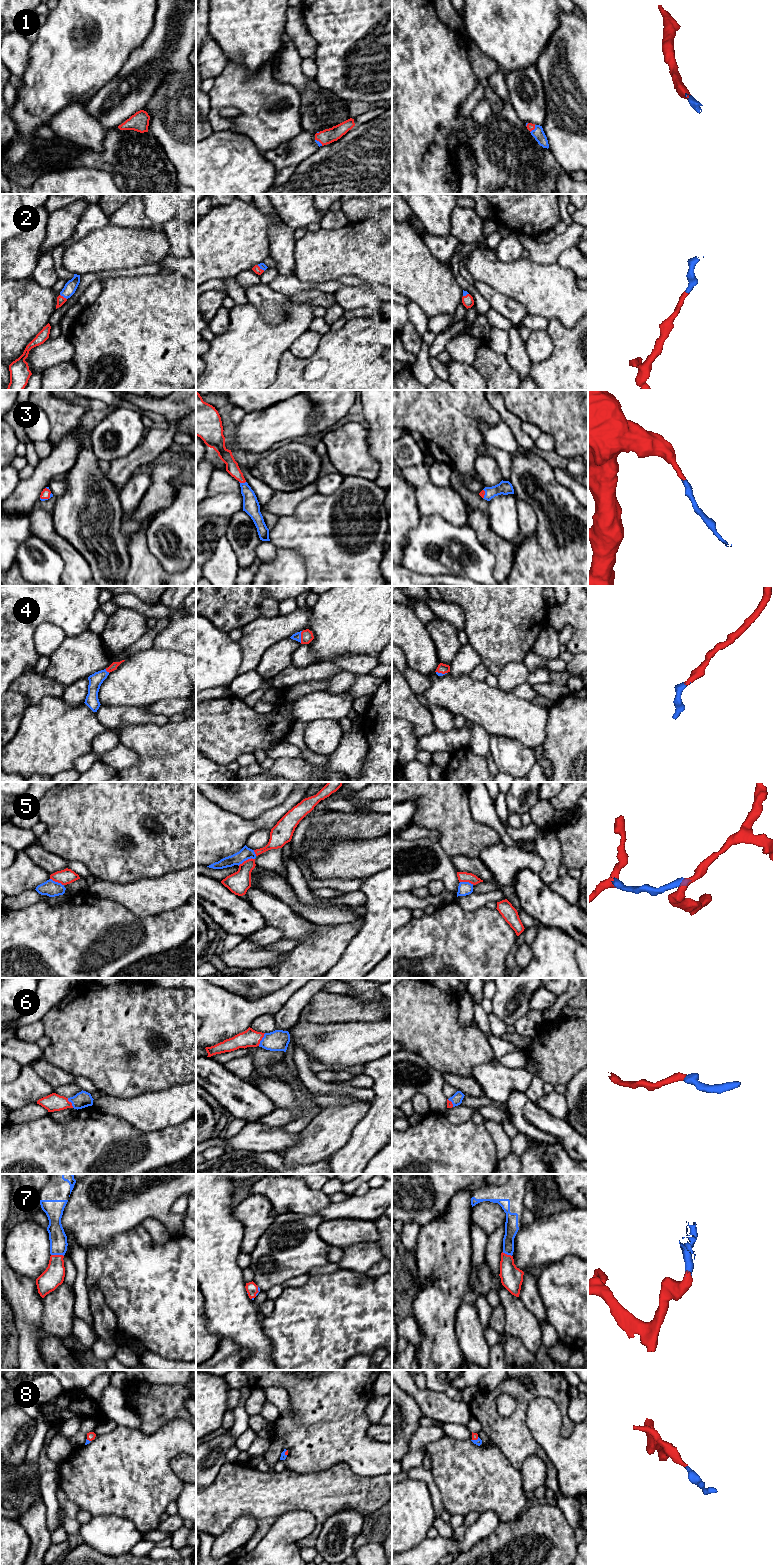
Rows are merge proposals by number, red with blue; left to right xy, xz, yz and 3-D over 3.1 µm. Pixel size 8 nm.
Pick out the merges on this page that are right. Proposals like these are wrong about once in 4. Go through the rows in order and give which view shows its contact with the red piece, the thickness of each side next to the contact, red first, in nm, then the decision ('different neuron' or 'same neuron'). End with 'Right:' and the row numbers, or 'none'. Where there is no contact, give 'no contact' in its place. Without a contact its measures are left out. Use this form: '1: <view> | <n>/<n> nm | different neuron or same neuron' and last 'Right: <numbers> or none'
1: xz | 120/30 nm | same neuron
2: xy | 70/100 nm | same neuron
3: xz | 100/130 nm | same neuron
4: xz | 100/60 nm | same neuron
5: xz | 180/100 nm | different neuron
6: xz | 140/170 nm | same neuron
7: xy | 170/140 nm | same neuron
8: yz | 50/50 nm | same neuron
Right: 1, 2, 3, 4, 6, 7, 8

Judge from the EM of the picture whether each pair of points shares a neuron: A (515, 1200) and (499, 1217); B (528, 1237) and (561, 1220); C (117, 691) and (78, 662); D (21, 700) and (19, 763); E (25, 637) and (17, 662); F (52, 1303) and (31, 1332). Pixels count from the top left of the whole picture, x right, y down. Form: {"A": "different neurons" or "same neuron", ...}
{"A": "different neurons", "B": "same neuron", "C": "different neurons", "D": "different neurons", "E": "same neuron", "F": "different neurons"}

